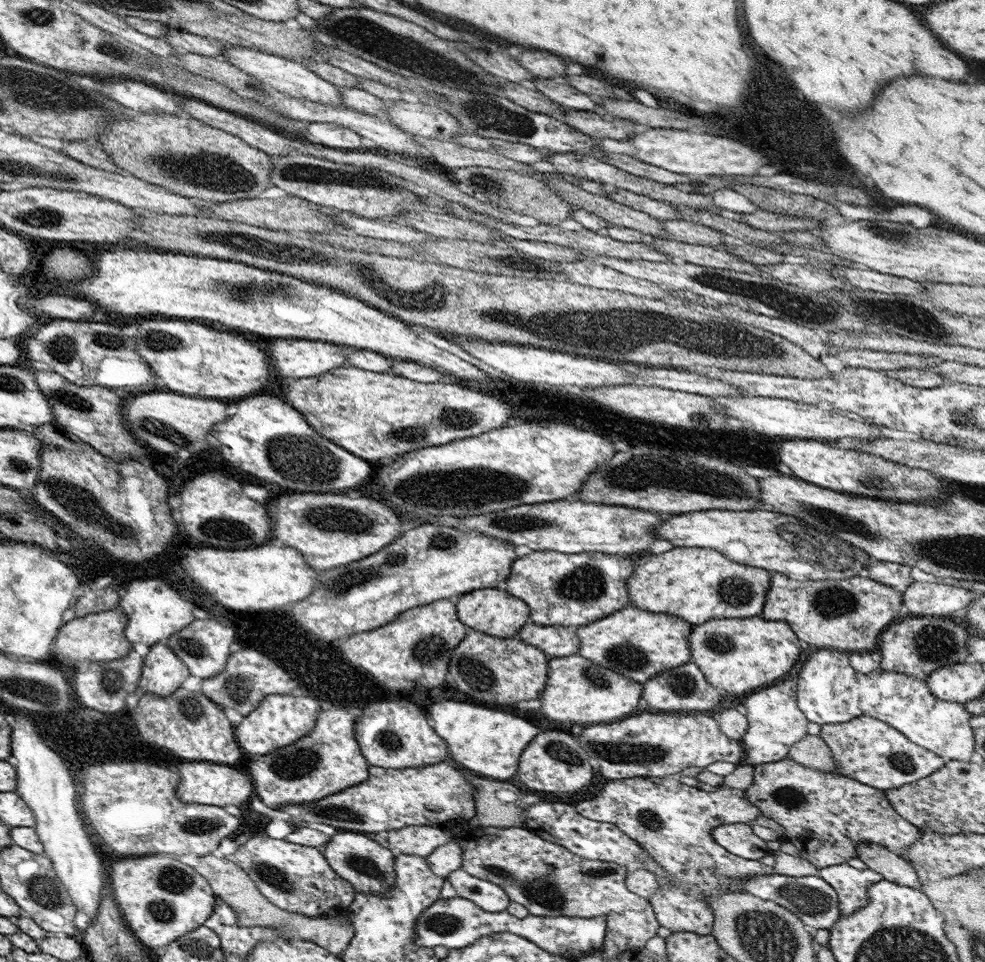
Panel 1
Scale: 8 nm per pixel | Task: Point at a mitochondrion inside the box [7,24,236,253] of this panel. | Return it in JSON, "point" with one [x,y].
{"point":[107,47]}

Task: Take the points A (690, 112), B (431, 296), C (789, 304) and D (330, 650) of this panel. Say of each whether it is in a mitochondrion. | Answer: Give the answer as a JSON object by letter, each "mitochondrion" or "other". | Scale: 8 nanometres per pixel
{"A":"other","B":"mitochondrion","C":"mitochondrion","D":"other"}

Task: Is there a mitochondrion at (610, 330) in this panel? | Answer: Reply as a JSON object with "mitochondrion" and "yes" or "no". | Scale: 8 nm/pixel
{"mitochondrion":"yes"}

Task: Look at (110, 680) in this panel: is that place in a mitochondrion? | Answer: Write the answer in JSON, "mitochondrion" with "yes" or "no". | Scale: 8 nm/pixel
{"mitochondrion":"yes"}

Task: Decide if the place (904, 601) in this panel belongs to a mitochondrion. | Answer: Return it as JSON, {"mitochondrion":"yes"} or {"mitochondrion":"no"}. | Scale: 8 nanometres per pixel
{"mitochondrion":"no"}

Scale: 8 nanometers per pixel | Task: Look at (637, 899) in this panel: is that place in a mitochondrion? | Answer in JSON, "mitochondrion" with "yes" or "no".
{"mitochondrion":"no"}

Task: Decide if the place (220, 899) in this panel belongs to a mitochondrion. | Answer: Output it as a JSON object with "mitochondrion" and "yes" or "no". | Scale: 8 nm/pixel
{"mitochondrion":"no"}

